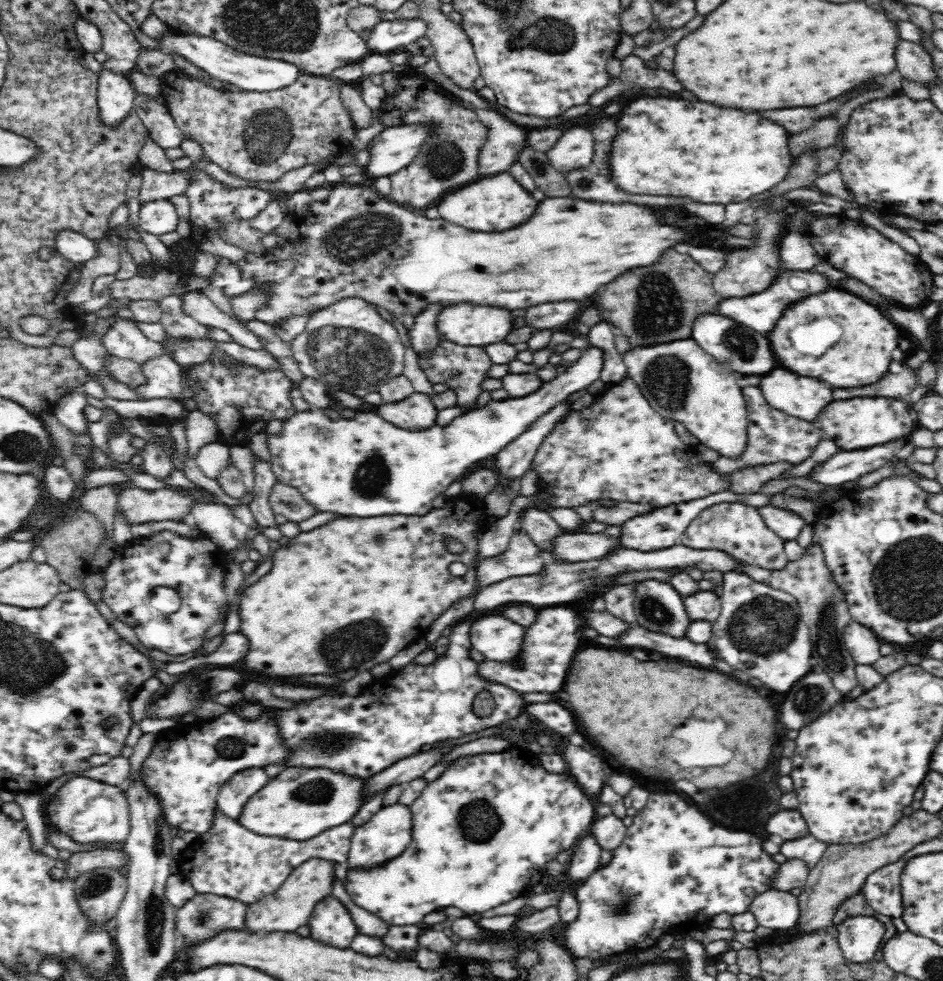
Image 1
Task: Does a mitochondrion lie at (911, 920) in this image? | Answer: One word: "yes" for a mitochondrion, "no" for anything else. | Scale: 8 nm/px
no

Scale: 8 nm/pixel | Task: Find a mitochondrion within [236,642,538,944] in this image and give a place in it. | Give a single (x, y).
(477, 820)

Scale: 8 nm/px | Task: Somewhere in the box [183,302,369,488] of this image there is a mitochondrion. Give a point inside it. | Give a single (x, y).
(334, 396)

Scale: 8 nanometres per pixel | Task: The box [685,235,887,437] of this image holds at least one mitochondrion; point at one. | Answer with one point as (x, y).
(742, 343)

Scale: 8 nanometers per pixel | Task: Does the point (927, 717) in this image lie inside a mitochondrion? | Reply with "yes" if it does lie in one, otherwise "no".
yes

